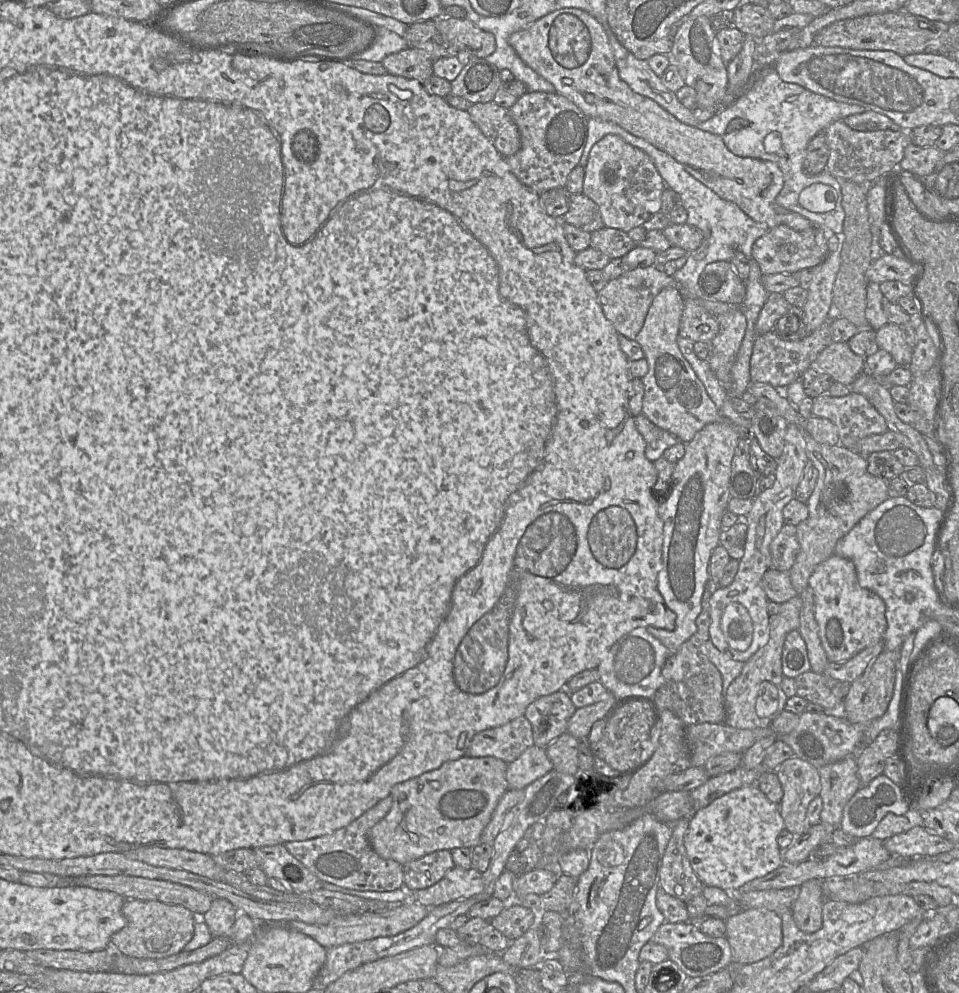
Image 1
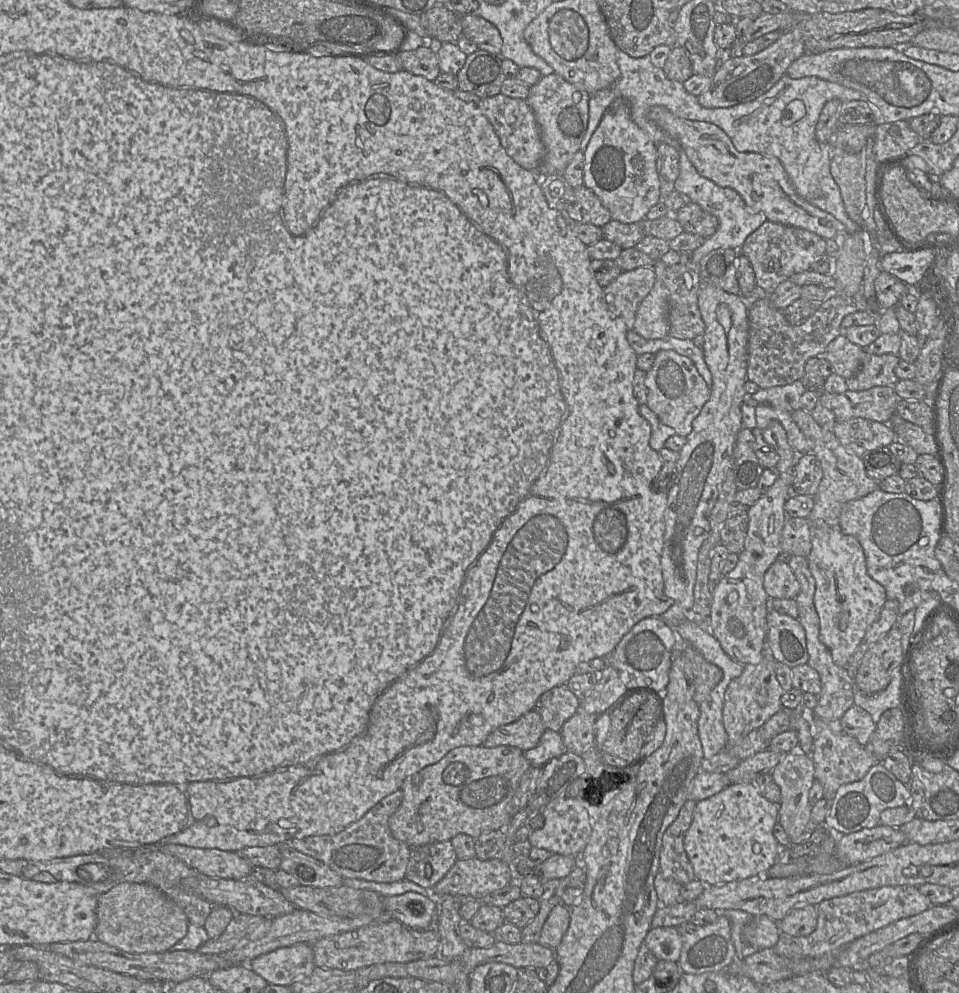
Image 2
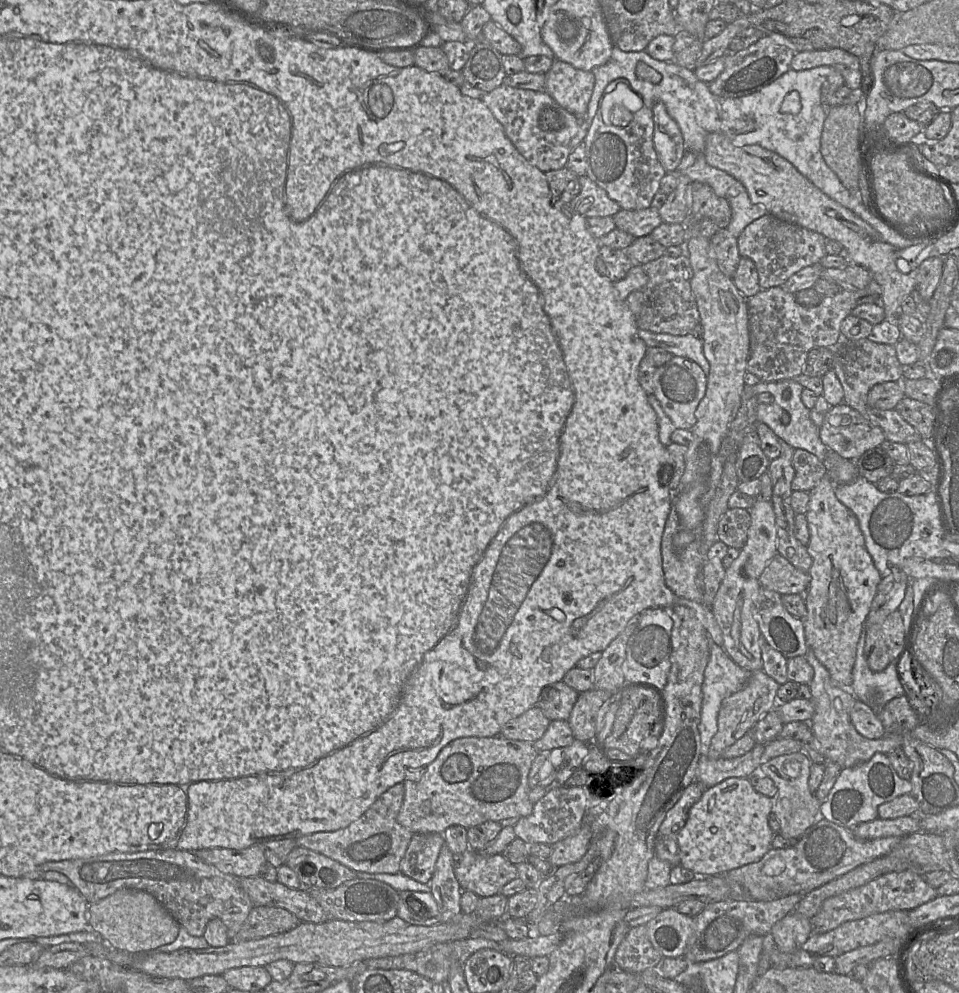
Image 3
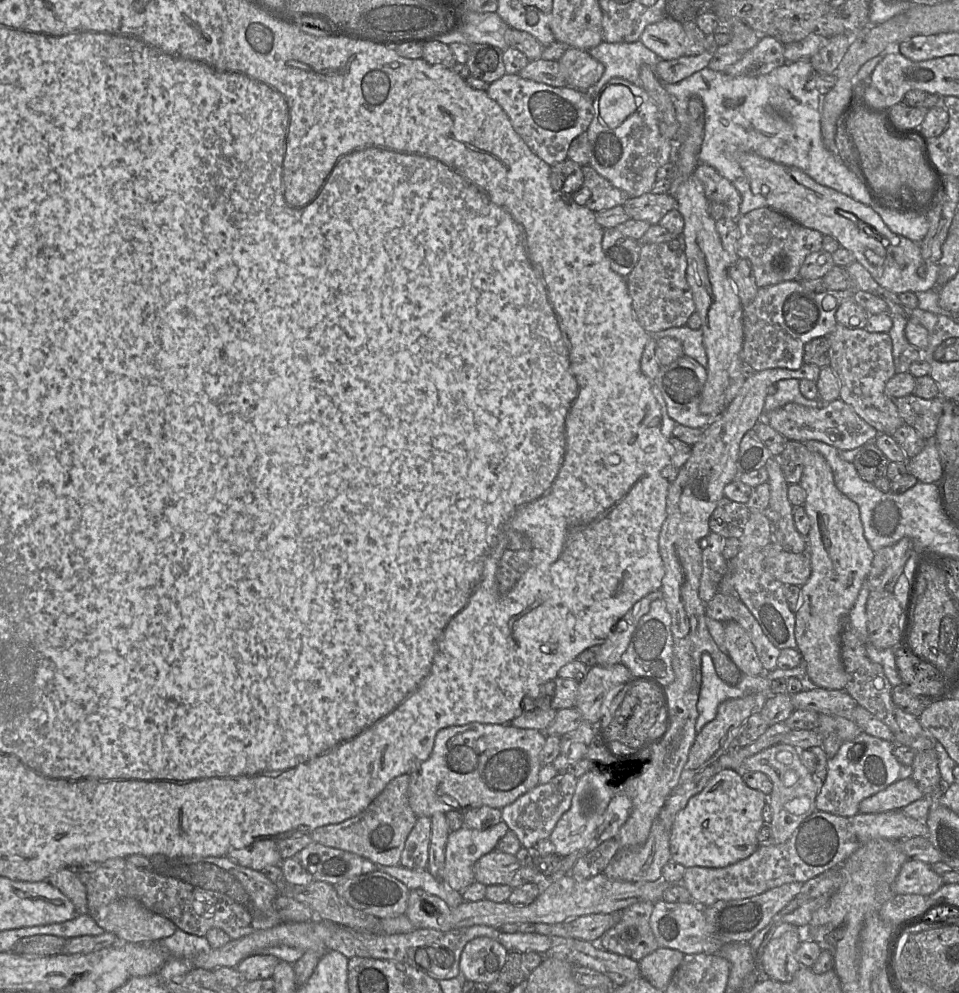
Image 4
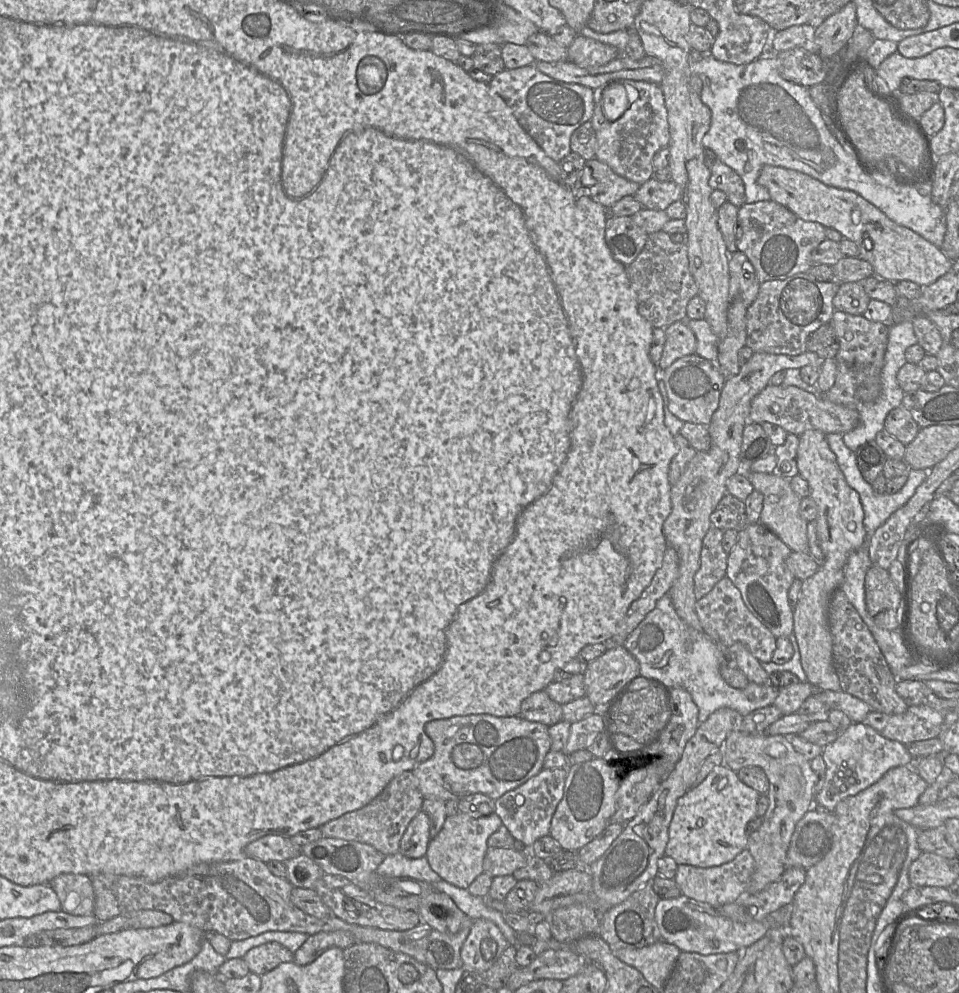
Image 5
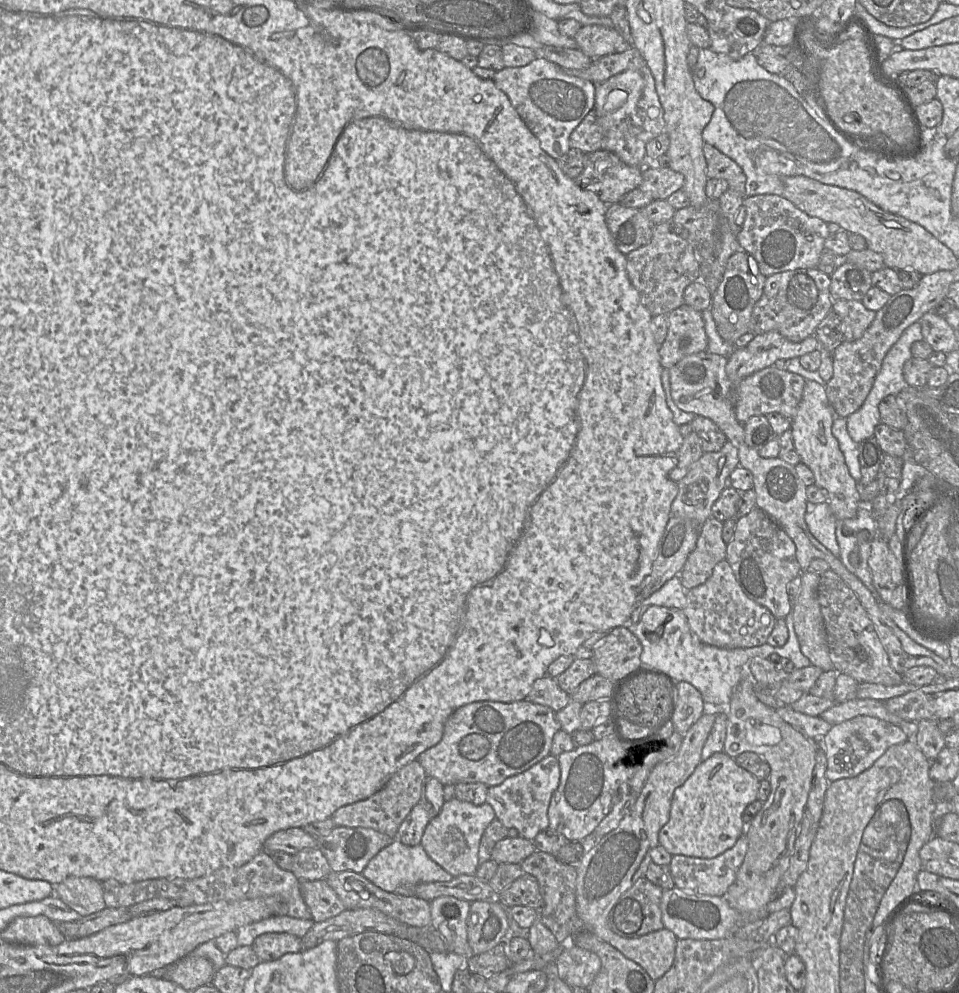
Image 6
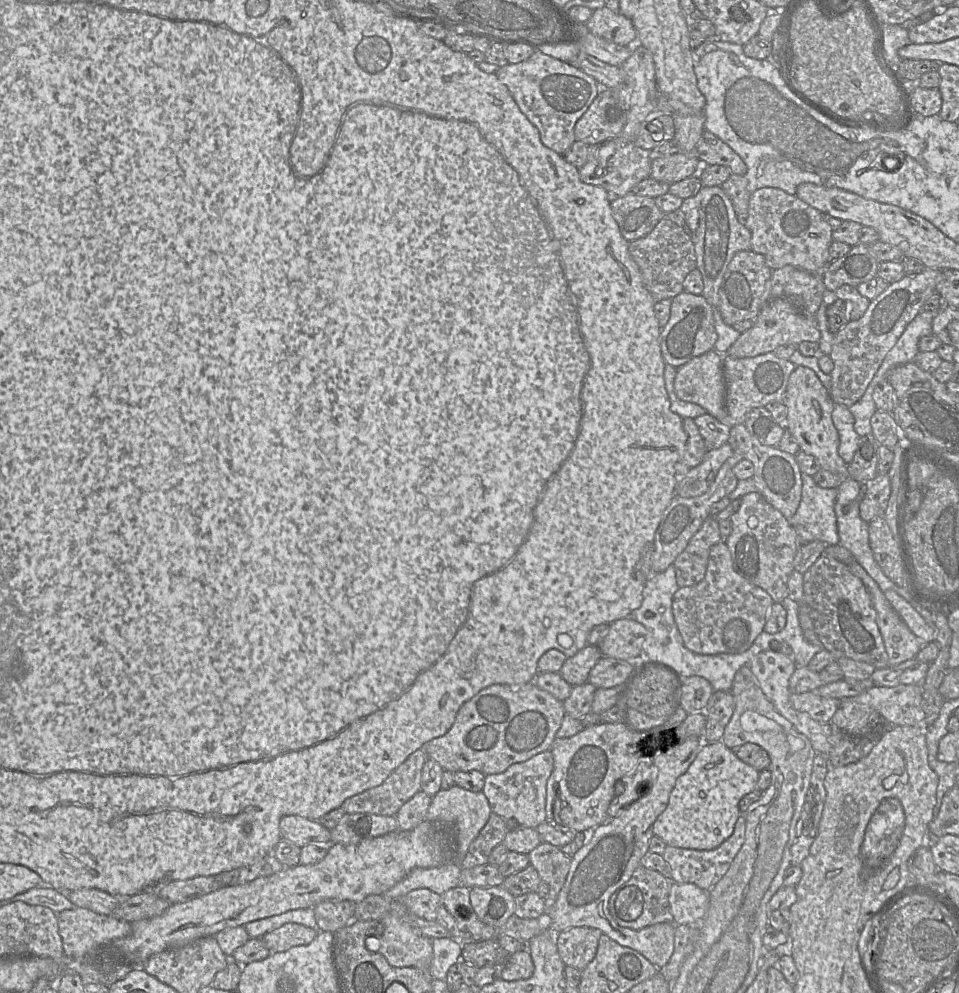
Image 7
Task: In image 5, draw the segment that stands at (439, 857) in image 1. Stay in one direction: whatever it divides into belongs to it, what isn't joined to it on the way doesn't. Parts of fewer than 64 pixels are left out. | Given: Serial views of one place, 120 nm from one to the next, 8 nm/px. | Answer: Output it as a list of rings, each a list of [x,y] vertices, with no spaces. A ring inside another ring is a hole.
[[[421,810],[409,823],[400,841],[399,852],[408,858],[426,856],[430,842],[429,818]]]

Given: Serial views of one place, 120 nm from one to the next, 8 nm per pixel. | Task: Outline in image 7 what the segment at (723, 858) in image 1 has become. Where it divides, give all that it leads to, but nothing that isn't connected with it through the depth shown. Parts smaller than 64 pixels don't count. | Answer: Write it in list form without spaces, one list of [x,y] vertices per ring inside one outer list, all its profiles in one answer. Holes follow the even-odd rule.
[[[722,741],[702,743],[689,768],[676,779],[666,809],[653,823],[654,836],[668,846],[715,849],[733,833],[740,816],[739,802],[757,788],[758,778],[759,771],[740,760]]]

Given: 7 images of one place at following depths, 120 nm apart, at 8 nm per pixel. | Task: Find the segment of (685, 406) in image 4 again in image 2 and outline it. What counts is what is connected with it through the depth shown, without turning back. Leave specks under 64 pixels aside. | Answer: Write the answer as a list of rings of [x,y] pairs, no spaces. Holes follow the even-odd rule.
[[[660,350],[655,354],[652,368],[645,379],[647,406],[659,420],[673,428],[680,436],[687,437],[692,431],[693,420],[710,397],[710,388],[699,374],[692,360],[674,350]]]

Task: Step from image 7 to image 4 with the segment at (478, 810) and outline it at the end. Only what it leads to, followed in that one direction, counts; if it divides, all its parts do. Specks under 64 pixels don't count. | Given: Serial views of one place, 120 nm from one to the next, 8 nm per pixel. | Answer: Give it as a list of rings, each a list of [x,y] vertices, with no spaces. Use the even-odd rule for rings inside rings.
[[[502,820],[495,826],[480,831],[463,826],[450,831],[445,848],[442,880],[455,891],[463,892],[475,883],[473,867],[484,855],[496,849],[499,840],[509,831]]]

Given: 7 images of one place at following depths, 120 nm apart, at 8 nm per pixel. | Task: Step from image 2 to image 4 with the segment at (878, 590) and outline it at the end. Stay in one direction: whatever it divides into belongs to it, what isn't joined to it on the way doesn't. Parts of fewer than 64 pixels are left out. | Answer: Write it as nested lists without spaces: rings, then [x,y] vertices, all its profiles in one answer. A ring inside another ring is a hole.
[[[808,452],[800,485],[806,492],[804,508],[811,521],[807,535],[811,575],[801,586],[801,602],[795,612],[797,649],[805,662],[807,685],[845,690],[847,674],[841,659],[841,633],[867,580],[874,551],[864,536],[858,505],[838,490],[832,470],[821,454]]]

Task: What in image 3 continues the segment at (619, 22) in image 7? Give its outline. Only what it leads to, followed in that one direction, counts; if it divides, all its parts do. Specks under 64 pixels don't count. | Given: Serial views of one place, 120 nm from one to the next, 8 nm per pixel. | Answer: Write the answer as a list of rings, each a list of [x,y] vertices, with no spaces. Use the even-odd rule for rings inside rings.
[[[554,59],[551,68],[545,73],[544,91],[562,108],[584,121],[594,84],[592,71],[583,71]]]

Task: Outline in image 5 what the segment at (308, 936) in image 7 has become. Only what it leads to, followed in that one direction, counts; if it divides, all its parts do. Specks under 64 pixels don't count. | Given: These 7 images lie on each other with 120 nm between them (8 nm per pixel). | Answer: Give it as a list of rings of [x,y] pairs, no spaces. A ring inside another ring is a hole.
[[[269,942],[252,948],[243,959],[250,972],[262,976],[282,963],[294,961],[294,954],[277,942]]]

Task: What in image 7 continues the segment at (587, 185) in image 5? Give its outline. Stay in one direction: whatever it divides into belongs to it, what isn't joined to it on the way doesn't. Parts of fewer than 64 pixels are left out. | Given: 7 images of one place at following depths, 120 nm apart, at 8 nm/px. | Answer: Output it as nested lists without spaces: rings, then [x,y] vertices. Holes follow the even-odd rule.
[[[621,137],[588,146],[587,161],[579,170],[582,181],[600,186],[612,197],[622,197],[629,194],[633,188],[651,175],[652,153],[642,149],[634,142]]]

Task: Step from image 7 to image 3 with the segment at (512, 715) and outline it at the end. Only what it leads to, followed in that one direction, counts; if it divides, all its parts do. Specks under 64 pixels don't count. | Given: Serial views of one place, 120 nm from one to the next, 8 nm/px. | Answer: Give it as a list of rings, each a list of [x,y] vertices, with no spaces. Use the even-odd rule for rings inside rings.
[[[500,735],[494,737],[464,737],[453,740],[449,744],[447,744],[438,754],[436,759],[432,761],[426,768],[417,768],[415,770],[410,770],[406,774],[405,781],[403,781],[405,786],[404,799],[401,806],[401,809],[397,816],[397,821],[404,826],[406,829],[411,831],[413,834],[418,833],[439,833],[443,834],[443,832],[450,826],[463,826],[466,829],[478,826],[487,821],[495,821],[502,824],[502,826],[510,826],[514,825],[514,823],[522,818],[529,816],[533,811],[533,804],[529,800],[529,793],[531,788],[528,784],[528,774],[530,772],[532,763],[536,756],[538,755],[538,751],[535,749],[533,743],[525,742],[525,741],[517,741],[517,740],[509,740],[503,738]]]

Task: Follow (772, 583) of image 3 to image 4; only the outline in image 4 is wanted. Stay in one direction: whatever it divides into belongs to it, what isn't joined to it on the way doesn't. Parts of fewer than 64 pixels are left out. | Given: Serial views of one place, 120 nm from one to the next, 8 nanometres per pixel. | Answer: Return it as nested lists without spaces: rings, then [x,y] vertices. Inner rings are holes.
[[[777,548],[775,554],[769,554],[765,558],[764,567],[768,573],[785,586],[798,585],[801,587],[811,575],[811,564],[807,553],[791,553],[781,548]]]

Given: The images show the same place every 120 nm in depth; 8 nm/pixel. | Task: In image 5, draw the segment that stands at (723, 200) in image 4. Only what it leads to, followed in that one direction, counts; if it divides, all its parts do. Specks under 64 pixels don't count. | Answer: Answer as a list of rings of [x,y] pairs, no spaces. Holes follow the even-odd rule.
[[[705,149],[704,162],[710,170],[711,189],[723,191],[727,201],[740,208],[745,203],[745,186],[741,177],[710,149]]]

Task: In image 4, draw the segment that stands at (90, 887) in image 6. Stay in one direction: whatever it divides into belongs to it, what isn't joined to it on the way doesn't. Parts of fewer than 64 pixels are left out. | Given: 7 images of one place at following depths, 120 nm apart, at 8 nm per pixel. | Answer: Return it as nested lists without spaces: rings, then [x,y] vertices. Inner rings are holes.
[[[60,869],[50,875],[46,881],[59,889],[72,901],[77,914],[88,914],[86,887],[80,880],[75,869]]]

